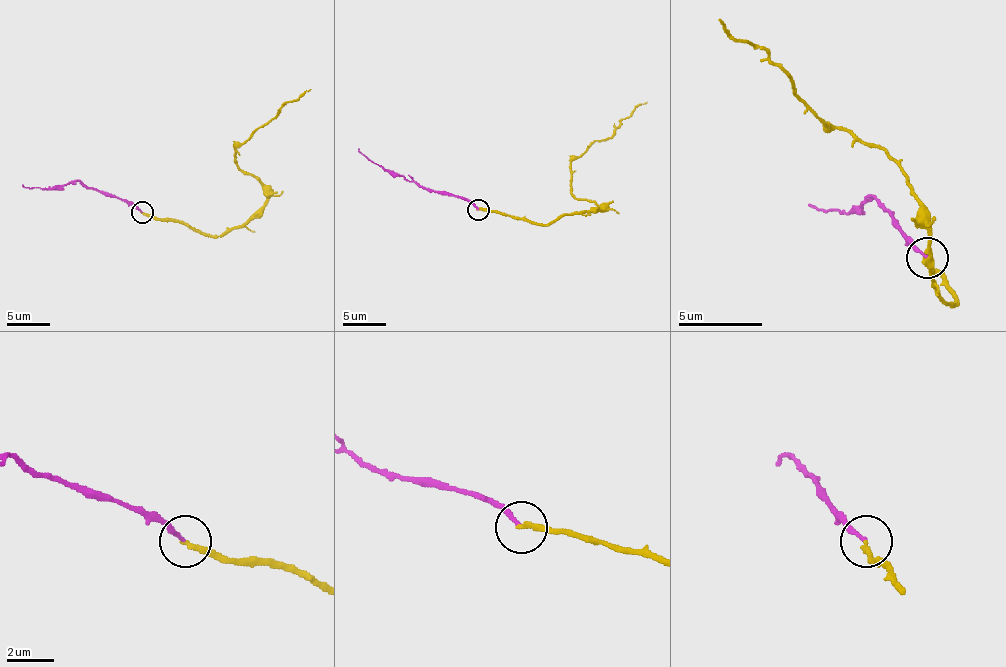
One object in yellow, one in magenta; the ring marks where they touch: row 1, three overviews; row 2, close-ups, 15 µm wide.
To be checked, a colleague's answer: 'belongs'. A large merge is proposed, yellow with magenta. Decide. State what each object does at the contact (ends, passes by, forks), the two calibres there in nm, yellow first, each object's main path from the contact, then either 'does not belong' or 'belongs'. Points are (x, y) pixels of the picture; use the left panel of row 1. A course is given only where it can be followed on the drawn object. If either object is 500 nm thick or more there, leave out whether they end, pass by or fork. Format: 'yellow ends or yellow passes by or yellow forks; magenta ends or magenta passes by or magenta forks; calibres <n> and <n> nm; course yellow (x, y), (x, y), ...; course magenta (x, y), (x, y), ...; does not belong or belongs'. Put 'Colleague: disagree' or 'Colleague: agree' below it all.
yellow ends; magenta ends; calibres 220 and 190 nm; course yellow (143, 212), (216, 235), (238, 229), (264, 205), (264, 186), (238, 166), (236, 145), (311, 89); course magenta (143, 212), (121, 199), (85, 188), (78, 181), (37, 188), (22, 183); does not belong
Colleague: disagree

